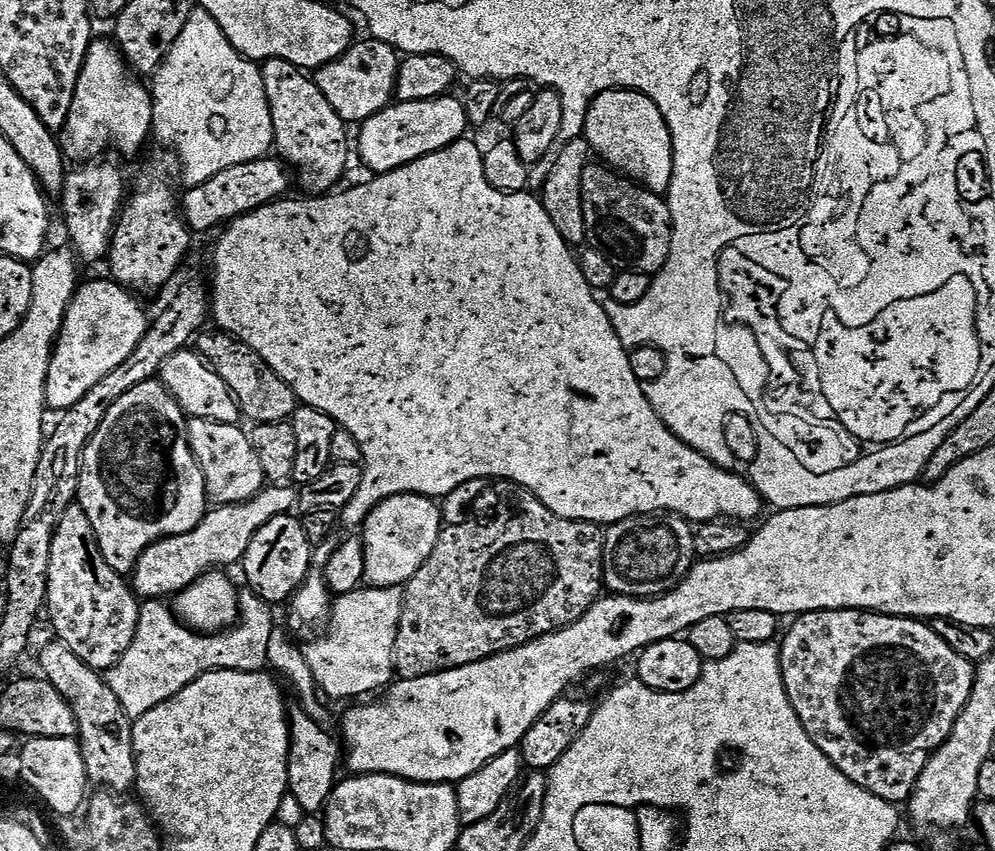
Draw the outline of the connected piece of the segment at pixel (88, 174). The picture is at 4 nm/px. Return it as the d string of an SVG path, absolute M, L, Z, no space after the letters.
M84 162L67 173L64 178L64 224L68 227L68 236L72 239L71 251L81 261L96 264L105 259L112 246L112 232L120 218L122 205L126 200L124 176L116 164L92 164Z

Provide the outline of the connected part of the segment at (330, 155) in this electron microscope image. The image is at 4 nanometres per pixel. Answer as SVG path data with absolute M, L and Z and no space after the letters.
M265 60L260 73L262 86L266 90L266 102L270 106L274 126L272 138L279 159L294 170L295 179L296 176L300 179L305 193L313 196L331 193L348 168L349 125L338 118L334 106L326 102L315 79L305 69L285 60Z

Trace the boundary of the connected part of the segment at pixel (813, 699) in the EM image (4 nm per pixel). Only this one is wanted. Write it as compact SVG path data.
M835 608L829 612L805 612L795 617L789 624L792 625L789 628L787 625L778 644L782 678L786 686L786 694L806 730L806 734L810 734L810 738L816 743L818 750L822 750L822 754L826 754L826 758L830 758L831 764L838 770L842 770L842 774L846 774L846 778L850 778L850 782L854 782L858 786L862 786L862 790L882 798L885 804L903 805L910 800L915 783L918 782L922 770L926 769L926 764L930 762L931 756L950 738L954 730L954 722L958 722L958 714L962 714L962 710L970 698L972 687L976 681L973 661L962 658L962 654L958 654L953 648L946 646L944 639L920 618L883 616L880 612L866 612L858 608Z

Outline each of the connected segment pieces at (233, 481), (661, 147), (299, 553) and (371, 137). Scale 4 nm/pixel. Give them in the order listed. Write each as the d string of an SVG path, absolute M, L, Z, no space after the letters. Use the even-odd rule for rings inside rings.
M209 420L188 421L188 444L192 447L192 453L196 461L200 463L200 469L206 482L208 499L213 505L240 504L254 499L266 487L262 462L258 462L258 454L254 454L252 437L247 431L243 432L240 424L223 424L222 422L210 422Z
M631 90L601 92L588 107L583 139L607 167L652 192L667 193L674 174L672 135L649 96Z
M287 513L272 518L252 538L242 561L249 589L271 604L287 603L311 573L314 546L306 538L303 521Z
M449 94L439 96L436 100L427 100L426 102L406 102L405 104L393 102L359 125L360 160L369 168L369 173L383 174L385 172L393 172L418 158L433 155L443 148L450 148L457 140L461 139L465 135L463 132L469 131L470 125L466 118L463 99L456 97L455 100L454 97L455 95Z

